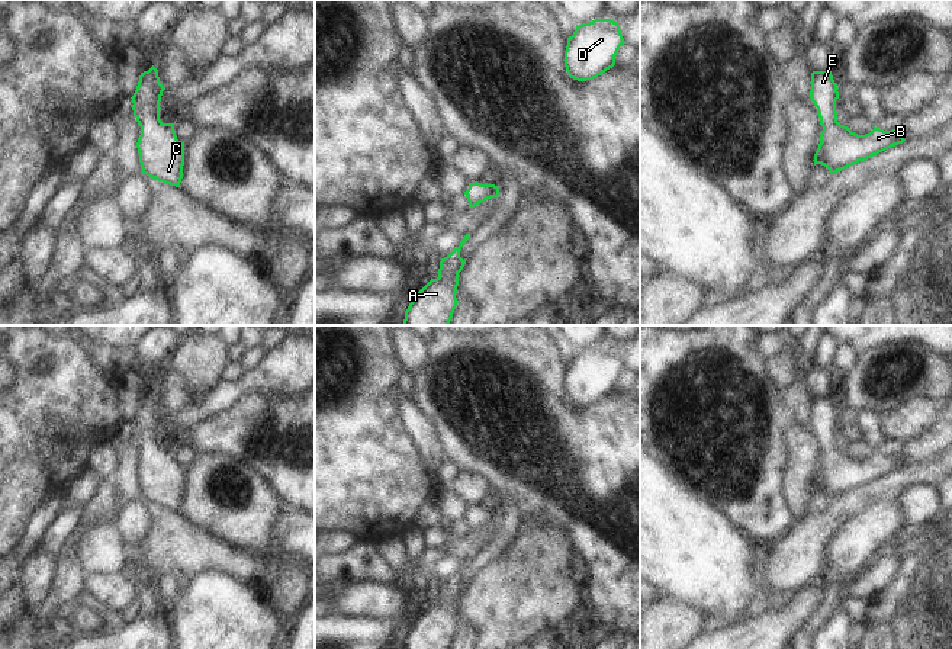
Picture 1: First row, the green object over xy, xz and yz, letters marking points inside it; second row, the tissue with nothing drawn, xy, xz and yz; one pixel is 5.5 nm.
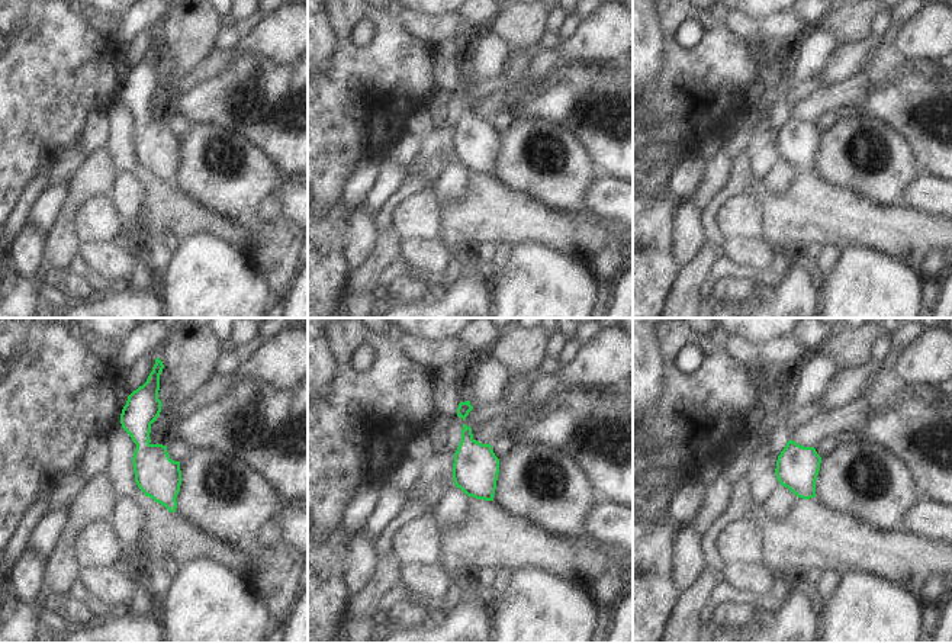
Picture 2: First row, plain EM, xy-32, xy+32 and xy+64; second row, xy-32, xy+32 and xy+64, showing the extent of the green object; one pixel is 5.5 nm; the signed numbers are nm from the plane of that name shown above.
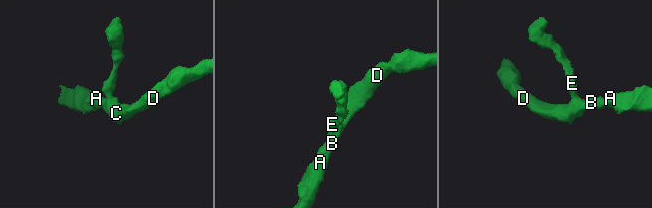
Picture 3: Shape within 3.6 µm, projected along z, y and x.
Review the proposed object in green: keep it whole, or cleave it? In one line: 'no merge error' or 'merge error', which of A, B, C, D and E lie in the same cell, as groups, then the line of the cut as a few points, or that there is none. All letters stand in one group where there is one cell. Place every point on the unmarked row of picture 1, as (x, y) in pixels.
no merge error; A B C D E; no cut

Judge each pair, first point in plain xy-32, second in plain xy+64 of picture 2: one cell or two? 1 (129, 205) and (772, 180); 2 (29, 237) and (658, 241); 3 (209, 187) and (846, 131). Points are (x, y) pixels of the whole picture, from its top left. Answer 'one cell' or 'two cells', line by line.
1: one cell
2: two cells
3: one cell

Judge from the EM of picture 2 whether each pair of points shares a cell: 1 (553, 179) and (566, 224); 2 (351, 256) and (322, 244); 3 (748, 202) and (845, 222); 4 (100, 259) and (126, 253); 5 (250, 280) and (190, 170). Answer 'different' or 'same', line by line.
1: different
2: different
3: different
4: same
5: different

